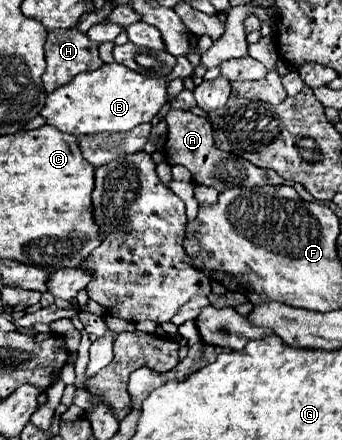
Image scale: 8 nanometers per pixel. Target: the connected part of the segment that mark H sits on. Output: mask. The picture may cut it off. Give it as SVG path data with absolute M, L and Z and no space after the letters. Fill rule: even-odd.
M77 28L51 30L47 34L45 62L47 70L43 74L43 84L49 94L71 82L77 74L103 66L99 58L99 44L89 40L87 34Z

